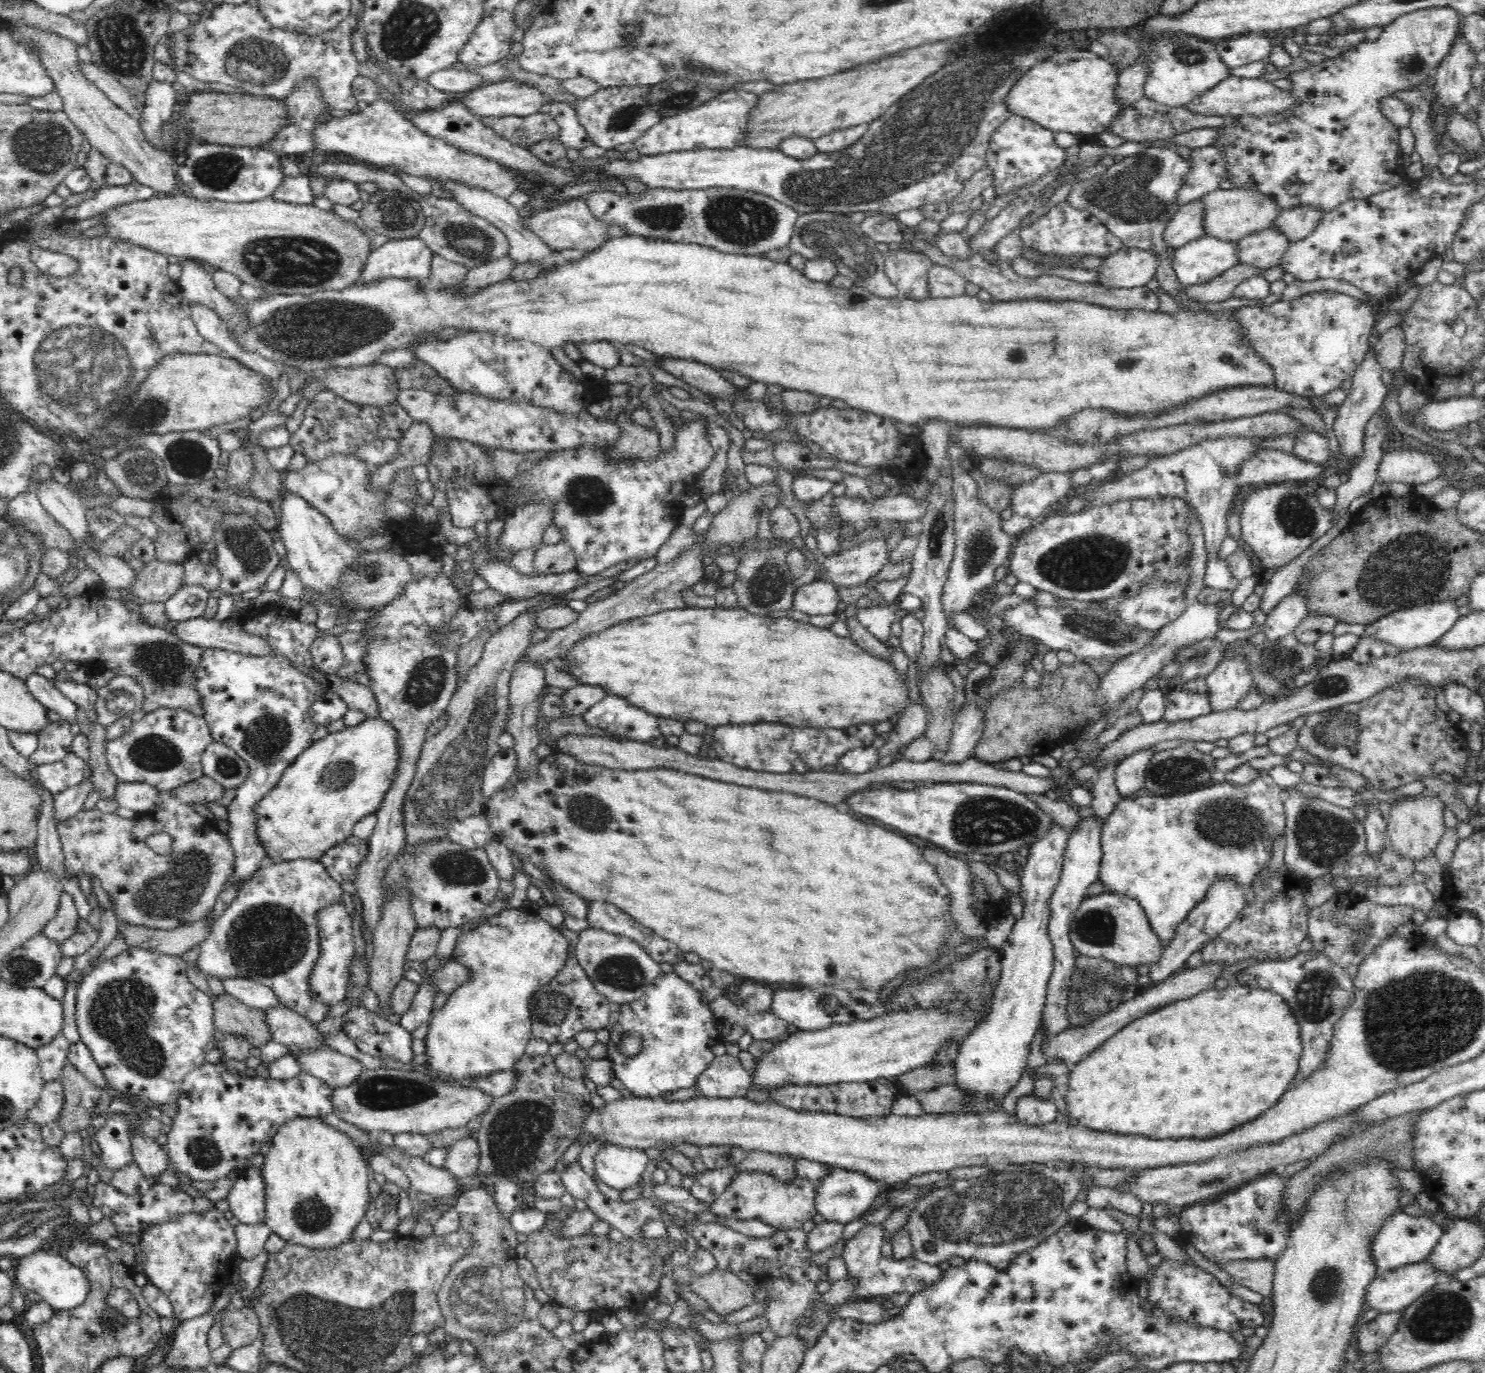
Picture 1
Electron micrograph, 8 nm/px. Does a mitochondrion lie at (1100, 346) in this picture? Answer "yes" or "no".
yes

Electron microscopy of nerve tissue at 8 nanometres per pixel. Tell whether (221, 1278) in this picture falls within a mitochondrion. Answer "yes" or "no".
no

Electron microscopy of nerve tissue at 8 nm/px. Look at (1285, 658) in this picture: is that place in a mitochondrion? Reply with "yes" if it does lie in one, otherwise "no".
yes

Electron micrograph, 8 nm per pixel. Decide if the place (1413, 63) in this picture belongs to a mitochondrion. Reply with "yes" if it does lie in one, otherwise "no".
yes

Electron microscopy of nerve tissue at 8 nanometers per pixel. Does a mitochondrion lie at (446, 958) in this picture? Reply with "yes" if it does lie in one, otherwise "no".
no

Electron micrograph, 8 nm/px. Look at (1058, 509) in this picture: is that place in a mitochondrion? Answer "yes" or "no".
no

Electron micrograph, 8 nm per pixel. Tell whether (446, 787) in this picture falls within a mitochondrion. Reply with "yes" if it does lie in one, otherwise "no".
yes

